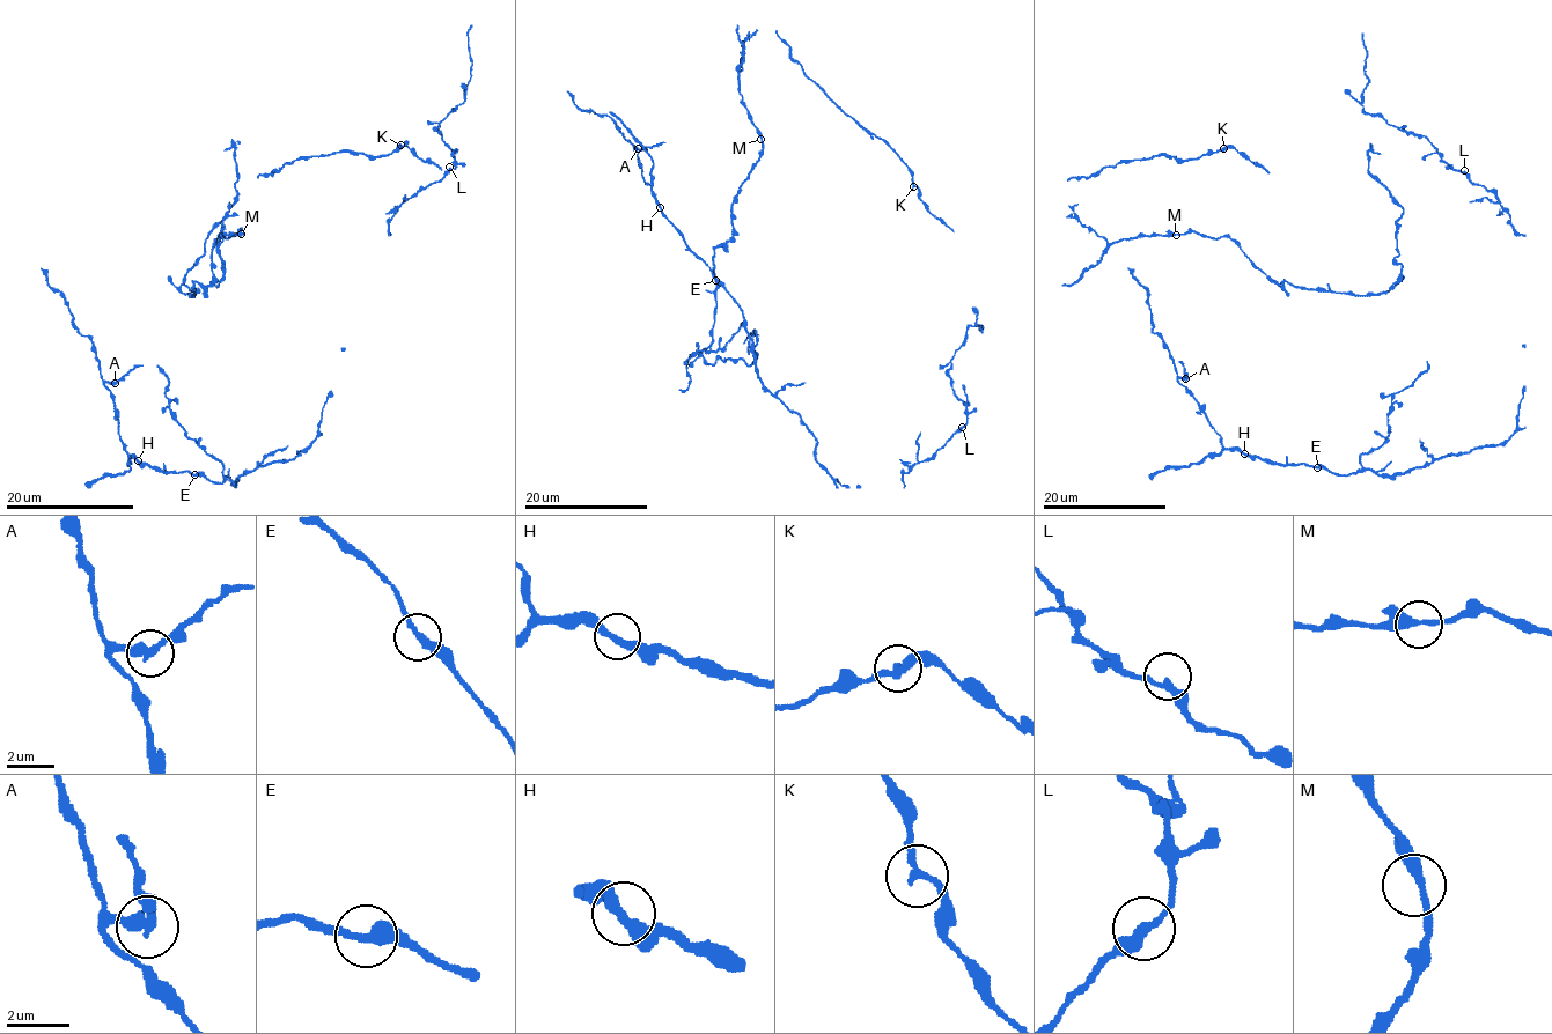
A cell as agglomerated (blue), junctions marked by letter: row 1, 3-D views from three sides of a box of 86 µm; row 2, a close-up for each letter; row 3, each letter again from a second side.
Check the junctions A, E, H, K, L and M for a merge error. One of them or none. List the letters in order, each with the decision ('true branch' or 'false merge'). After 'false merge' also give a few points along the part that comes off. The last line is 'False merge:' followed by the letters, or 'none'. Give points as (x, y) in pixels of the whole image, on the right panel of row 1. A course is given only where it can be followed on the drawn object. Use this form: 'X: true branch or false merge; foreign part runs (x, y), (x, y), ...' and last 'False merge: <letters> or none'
A: false merge; foreign part runs (1186, 379), (1179, 361)
E: true branch
H: true branch
K: true branch
L: true branch
M: true branch
False merge: A

